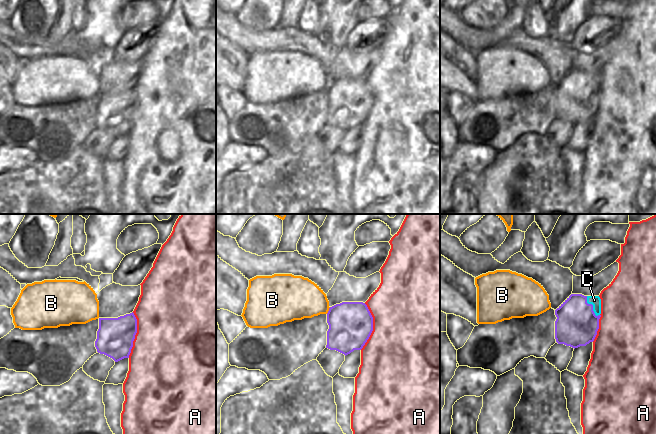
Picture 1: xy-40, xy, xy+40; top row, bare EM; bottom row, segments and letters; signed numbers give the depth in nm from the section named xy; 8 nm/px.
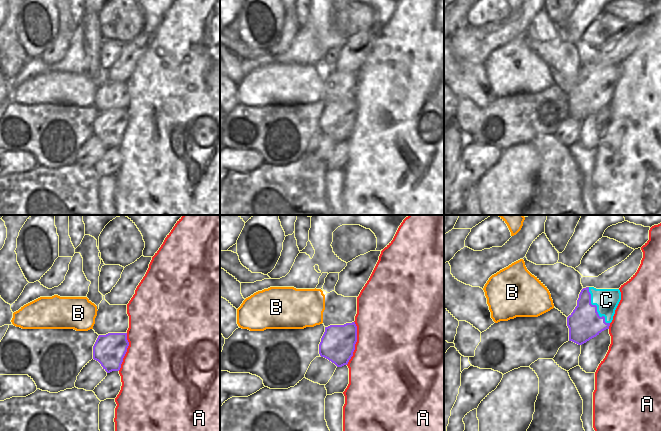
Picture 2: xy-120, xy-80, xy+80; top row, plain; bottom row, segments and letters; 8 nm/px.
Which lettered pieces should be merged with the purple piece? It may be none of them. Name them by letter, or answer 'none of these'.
none of these.

